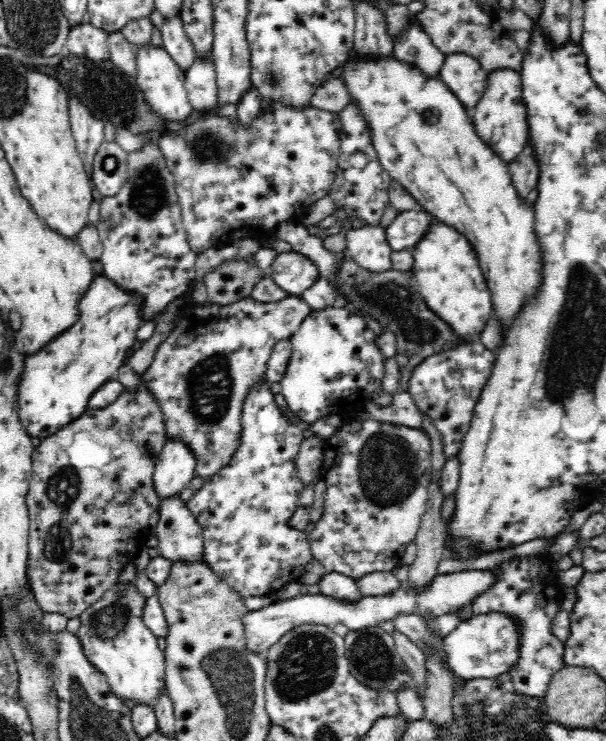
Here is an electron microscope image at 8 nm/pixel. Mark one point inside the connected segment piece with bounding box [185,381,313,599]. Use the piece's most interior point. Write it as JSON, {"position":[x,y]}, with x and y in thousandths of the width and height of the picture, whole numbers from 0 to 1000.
{"position":[403,690]}

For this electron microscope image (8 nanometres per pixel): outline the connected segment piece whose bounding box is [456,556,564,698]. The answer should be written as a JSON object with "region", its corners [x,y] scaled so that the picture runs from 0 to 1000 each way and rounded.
{"region":[[[868,750],[865,753],[848,754],[838,758],[837,761],[832,761],[818,767],[817,769],[814,769],[814,772],[817,772],[817,775],[823,777],[823,785],[809,798],[802,799],[802,802],[792,802],[792,804],[789,804],[787,810],[782,814],[776,814],[766,822],[759,822],[752,826],[761,829],[762,838],[772,837],[772,834],[779,834],[782,831],[789,831],[789,829],[805,829],[805,826],[828,826],[830,829],[838,829],[840,831],[845,831],[850,837],[853,837],[853,839],[860,839],[858,849],[861,849],[861,861],[858,861],[858,866],[860,866],[858,891],[855,891],[855,893],[851,893],[851,896],[848,896],[848,899],[845,899],[843,904],[838,907],[847,914],[845,920],[842,923],[847,926],[848,934],[858,935],[861,938],[870,938],[875,941],[888,941],[888,942],[894,942],[901,937],[901,933],[904,931],[904,923],[908,923],[908,918],[911,918],[911,912],[914,912],[917,907],[922,907],[927,900],[931,900],[929,899],[931,868],[924,865],[919,860],[916,860],[914,856],[911,854],[911,837],[914,837],[921,816],[927,815],[929,812],[927,800],[924,799],[927,791],[921,783],[921,773],[916,776],[906,775],[899,781],[888,783],[888,773],[891,765],[894,761],[901,760],[903,757],[914,758],[914,756],[908,756],[906,750],[901,750],[901,756],[899,752],[894,750],[891,754],[881,754],[881,750],[878,754],[871,754],[871,750]]]}

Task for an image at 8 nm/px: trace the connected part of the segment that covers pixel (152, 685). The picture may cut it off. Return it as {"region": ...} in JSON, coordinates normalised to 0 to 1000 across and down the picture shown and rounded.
{"region":[[[218,785],[185,791],[162,812],[145,818],[137,829],[132,829],[132,843],[124,857],[144,892],[158,901],[158,906],[172,911],[182,933],[191,938],[191,942],[200,942],[213,951],[251,953],[272,930],[271,884],[269,877],[264,877],[261,872],[257,857],[234,838],[234,823],[238,823],[241,807],[228,802],[223,794]]]}

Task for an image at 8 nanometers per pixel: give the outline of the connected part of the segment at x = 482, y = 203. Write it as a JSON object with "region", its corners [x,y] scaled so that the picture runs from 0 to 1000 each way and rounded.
{"region":[[[578,78],[569,88],[573,92],[564,105],[571,109],[576,127],[579,128],[578,132],[583,138],[589,138],[594,151],[601,154],[602,163],[609,166],[609,174],[614,175],[614,194],[620,201],[624,215],[627,215],[627,221],[634,225],[634,231],[640,231],[647,242],[660,246],[677,265],[686,270],[686,274],[700,281],[700,285],[708,286],[723,300],[743,305],[759,316],[764,316],[766,321],[771,321],[771,325],[777,328],[779,335],[784,337],[795,370],[799,370],[799,378],[810,397],[812,425],[814,429],[817,429],[817,435],[823,437],[825,464],[820,466],[818,472],[814,472],[818,478],[820,472],[832,467],[840,451],[838,445],[845,443],[845,437],[848,437],[848,432],[855,429],[855,424],[861,424],[865,413],[868,413],[875,405],[881,405],[884,397],[891,394],[894,364],[898,364],[898,347],[894,347],[891,325],[888,325],[884,309],[881,309],[881,291],[884,291],[884,287],[881,287],[883,282],[880,277],[871,275],[870,267],[858,266],[855,256],[845,246],[837,220],[785,182],[782,169],[779,169],[777,150],[766,146],[759,135],[752,132],[752,128],[746,127],[746,124],[739,121],[739,117],[733,116],[733,111],[724,107],[703,107],[686,90],[673,90],[673,86],[653,82],[653,78],[609,80],[607,82],[584,82],[584,80]]]}

